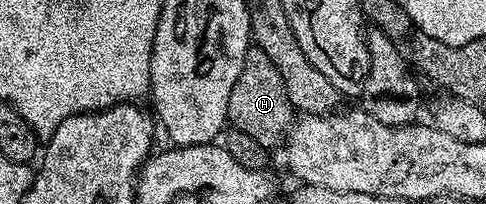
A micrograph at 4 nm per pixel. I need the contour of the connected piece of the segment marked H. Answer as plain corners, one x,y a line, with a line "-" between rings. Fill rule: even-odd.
256,48
246,52
239,80
235,80
235,88
231,88
227,112
227,122
232,129
247,132
247,136
259,140
259,144
266,148
280,147
284,143
295,121
295,111
287,96
287,88
283,88
283,76
279,76
275,64
271,64
267,52

